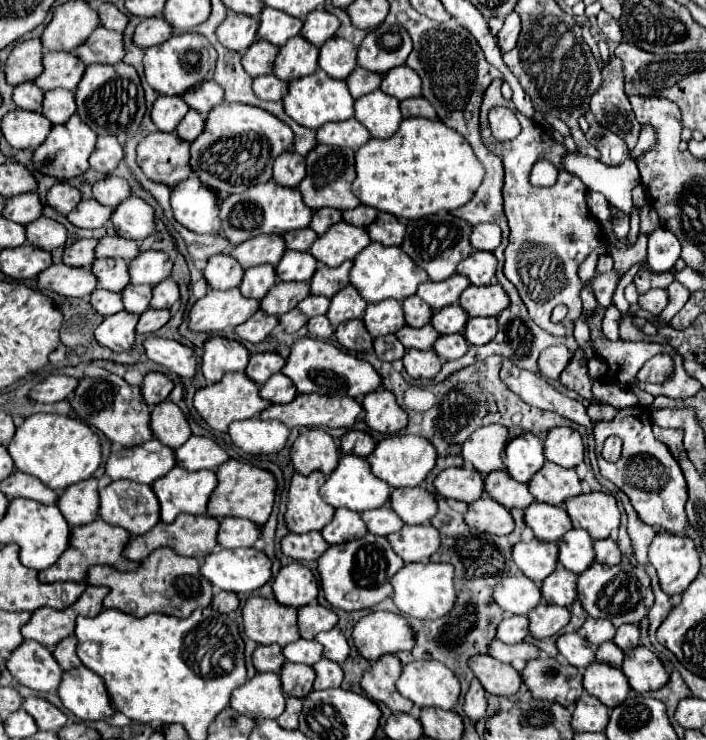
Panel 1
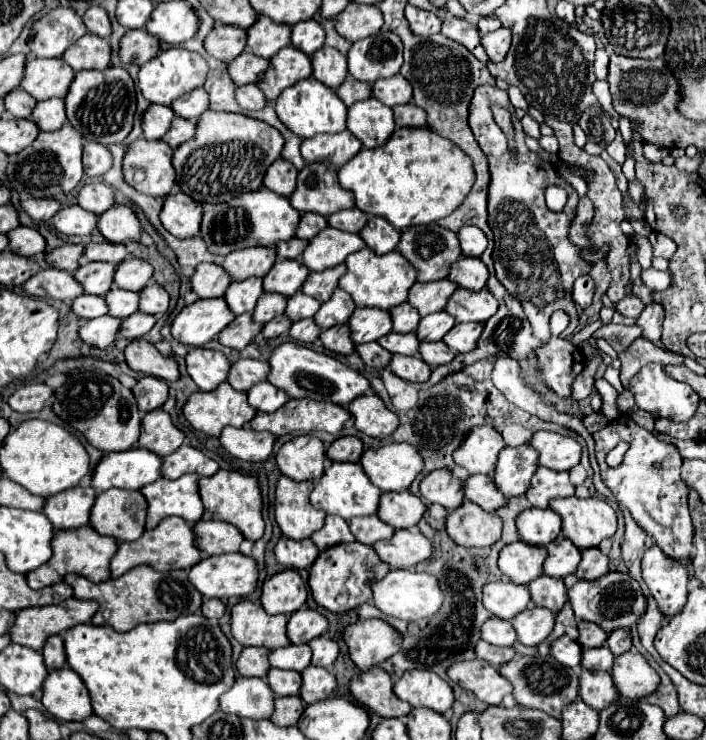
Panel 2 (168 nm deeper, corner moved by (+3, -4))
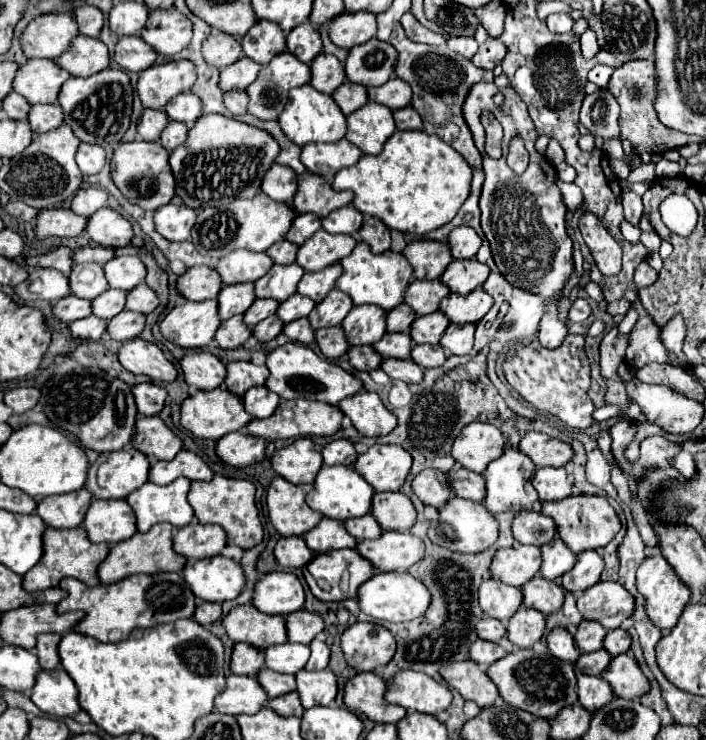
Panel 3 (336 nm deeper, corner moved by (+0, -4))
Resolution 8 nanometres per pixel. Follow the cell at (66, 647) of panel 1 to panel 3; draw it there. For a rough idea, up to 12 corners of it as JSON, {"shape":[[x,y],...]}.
{"shape":[[40,634],[36,644],[38,664],[54,670],[60,664],[60,634]]}

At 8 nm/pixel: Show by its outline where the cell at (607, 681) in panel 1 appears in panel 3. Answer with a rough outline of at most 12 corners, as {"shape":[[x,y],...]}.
{"shape":[[578,676],[578,700],[594,712],[612,700],[612,688],[598,676]]}

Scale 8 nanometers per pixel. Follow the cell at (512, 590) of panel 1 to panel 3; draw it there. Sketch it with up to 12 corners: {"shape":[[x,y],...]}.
{"shape":[[494,578],[482,582],[482,612],[506,622],[522,604],[518,588]]}

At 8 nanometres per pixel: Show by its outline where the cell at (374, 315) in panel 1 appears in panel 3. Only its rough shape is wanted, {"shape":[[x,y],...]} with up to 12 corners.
{"shape":[[354,306],[342,322],[350,346],[386,334],[380,306]]}

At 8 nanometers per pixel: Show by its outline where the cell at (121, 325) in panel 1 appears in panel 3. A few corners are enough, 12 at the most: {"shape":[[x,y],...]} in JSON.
{"shape":[[86,316],[70,324],[74,338],[100,340],[106,320]]}

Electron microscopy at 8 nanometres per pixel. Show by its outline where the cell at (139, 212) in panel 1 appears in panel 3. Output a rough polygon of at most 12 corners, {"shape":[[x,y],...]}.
{"shape":[[102,208],[88,218],[94,244],[130,244],[132,226],[116,210]]}

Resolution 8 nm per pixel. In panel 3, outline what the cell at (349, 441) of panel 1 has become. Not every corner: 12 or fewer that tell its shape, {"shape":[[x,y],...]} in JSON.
{"shape":[[332,440],[322,450],[324,464],[352,466],[358,458],[350,440]]}

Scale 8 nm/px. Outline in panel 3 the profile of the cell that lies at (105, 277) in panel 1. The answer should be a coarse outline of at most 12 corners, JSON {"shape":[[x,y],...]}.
{"shape":[[74,264],[72,294],[86,300],[108,288],[100,264]]}

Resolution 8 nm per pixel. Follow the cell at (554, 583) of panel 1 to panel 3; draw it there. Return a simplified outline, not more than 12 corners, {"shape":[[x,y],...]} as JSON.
{"shape":[[536,576],[522,586],[522,604],[546,616],[558,612],[564,588]]}

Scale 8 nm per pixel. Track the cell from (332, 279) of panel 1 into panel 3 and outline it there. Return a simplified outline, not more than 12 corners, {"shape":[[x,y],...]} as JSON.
{"shape":[[340,264],[320,272],[306,272],[298,282],[298,294],[322,302],[334,288]]}

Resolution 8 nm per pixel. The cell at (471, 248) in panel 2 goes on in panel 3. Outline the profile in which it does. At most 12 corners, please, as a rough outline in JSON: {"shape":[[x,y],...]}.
{"shape":[[470,226],[450,232],[452,258],[474,258],[482,240]]}

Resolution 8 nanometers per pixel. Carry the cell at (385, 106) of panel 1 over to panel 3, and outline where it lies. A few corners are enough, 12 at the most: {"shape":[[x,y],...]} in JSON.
{"shape":[[368,102],[348,116],[346,140],[380,154],[394,130],[392,110]]}

